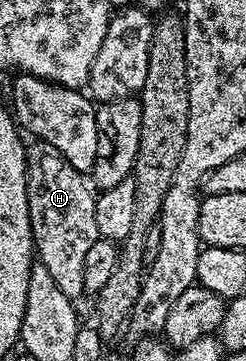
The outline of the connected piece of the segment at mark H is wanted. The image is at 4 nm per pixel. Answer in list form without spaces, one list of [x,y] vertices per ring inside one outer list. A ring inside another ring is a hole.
[[[34,143],[29,146],[26,159],[26,186],[28,187],[28,211],[30,212],[30,226],[34,232],[34,247],[37,260],[44,267],[48,267],[56,287],[64,291],[72,299],[78,299],[86,293],[84,287],[84,259],[100,238],[96,231],[96,211],[94,210],[95,190],[88,184],[87,178],[72,163],[60,155],[50,145]]]

